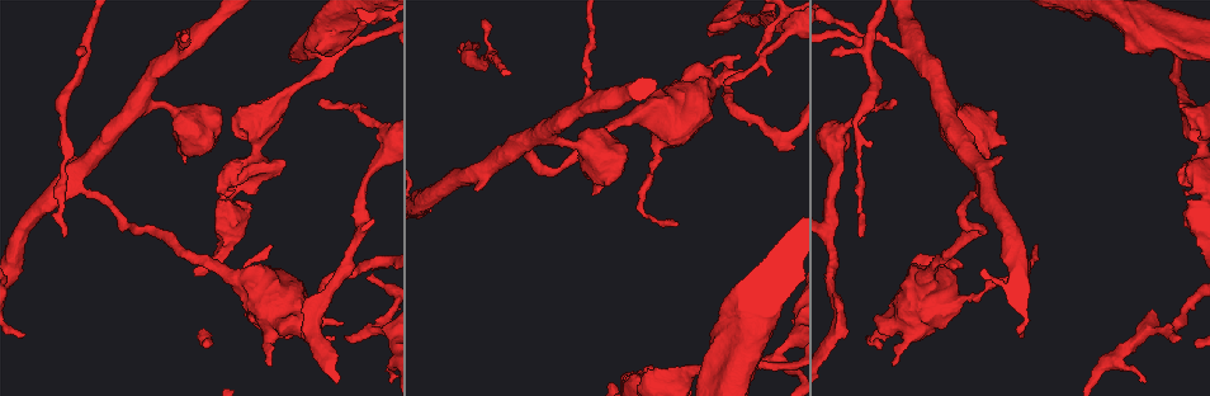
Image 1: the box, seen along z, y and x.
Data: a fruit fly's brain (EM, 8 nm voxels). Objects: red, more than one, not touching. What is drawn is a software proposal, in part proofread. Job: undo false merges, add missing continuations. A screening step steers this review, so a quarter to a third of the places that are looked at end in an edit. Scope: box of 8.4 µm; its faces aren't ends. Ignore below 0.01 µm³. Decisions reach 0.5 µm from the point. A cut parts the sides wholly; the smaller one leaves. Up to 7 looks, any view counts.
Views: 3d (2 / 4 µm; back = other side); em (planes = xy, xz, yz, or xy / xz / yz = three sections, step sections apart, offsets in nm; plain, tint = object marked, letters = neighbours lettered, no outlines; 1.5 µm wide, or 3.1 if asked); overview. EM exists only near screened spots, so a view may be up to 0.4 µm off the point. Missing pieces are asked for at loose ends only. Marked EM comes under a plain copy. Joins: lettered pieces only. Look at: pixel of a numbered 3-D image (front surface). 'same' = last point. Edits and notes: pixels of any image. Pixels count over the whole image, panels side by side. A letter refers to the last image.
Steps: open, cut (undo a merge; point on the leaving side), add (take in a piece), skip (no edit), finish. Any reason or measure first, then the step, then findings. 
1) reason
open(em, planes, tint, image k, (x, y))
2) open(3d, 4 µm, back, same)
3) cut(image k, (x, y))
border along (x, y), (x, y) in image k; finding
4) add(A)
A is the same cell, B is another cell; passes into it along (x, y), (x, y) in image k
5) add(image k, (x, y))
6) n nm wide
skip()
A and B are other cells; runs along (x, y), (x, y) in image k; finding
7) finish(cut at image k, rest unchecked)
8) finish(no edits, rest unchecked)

free end
open(3d, 2 µm, image 1, (1181, 338))

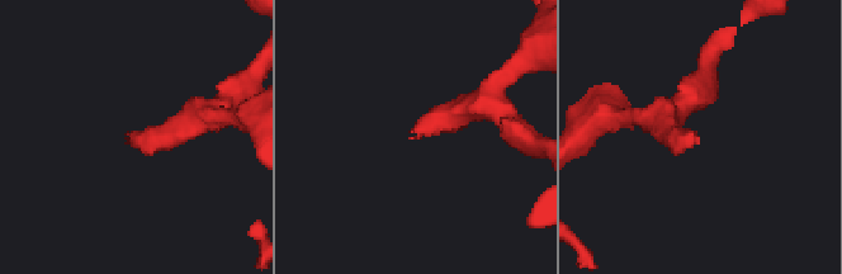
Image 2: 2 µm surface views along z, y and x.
need the tissue
open(em, xy, step 8, letters, image 2, (695, 142))

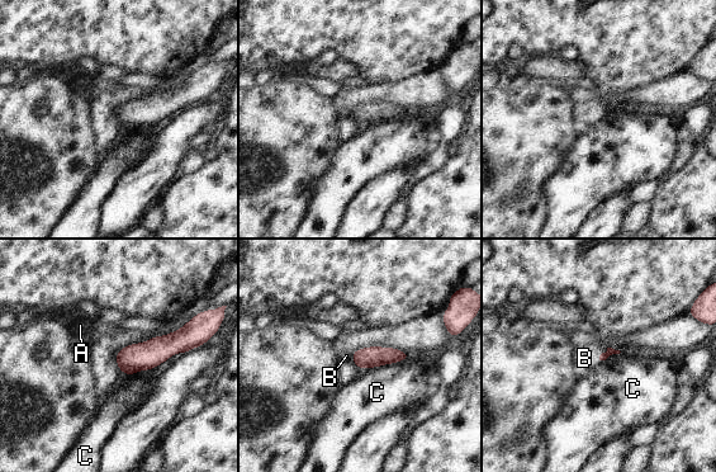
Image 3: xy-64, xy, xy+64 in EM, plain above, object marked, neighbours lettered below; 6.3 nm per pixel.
add(B)
B is the same cell, A and C are other cells; passes into it along (601, 357), (598, 353), (584, 358) in image 3; it goes on there

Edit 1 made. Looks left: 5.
see it whole again
open(overview)

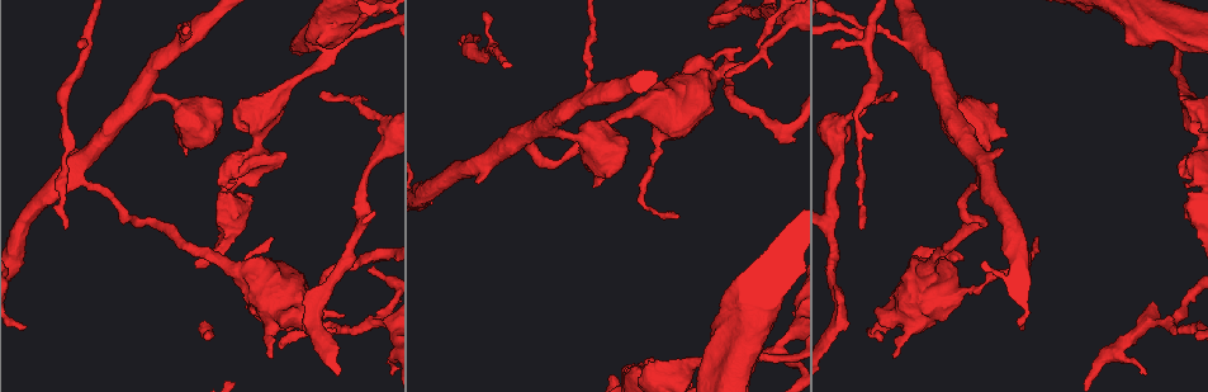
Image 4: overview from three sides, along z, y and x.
open(3d, 4 µm, image 4, (301, 317))

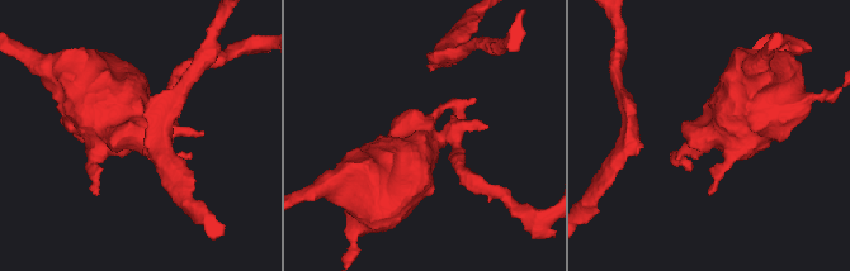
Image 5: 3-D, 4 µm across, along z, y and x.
open(em, xz, step 4, letters, image 5, (432, 140))

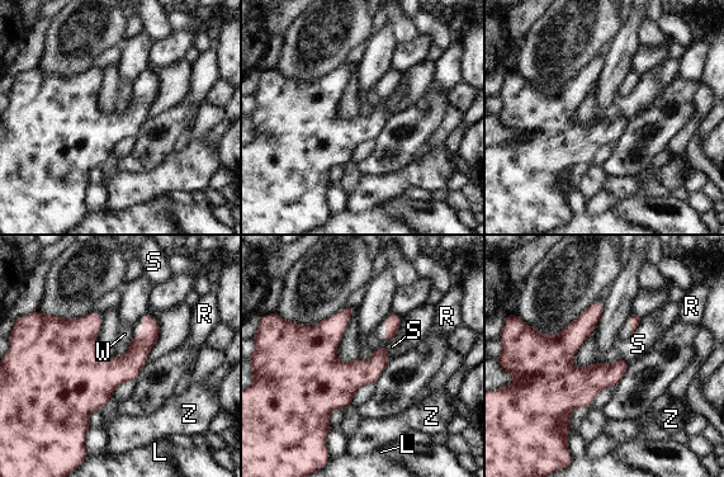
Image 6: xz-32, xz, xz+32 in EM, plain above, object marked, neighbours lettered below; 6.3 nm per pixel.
skip()
L, R, S, W and Z are other cells; border along (133, 336), (128, 345) in image 6; one cell here

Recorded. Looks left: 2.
branch stops here
open(em, xz, step 8, tint, image 4, (758, 45))

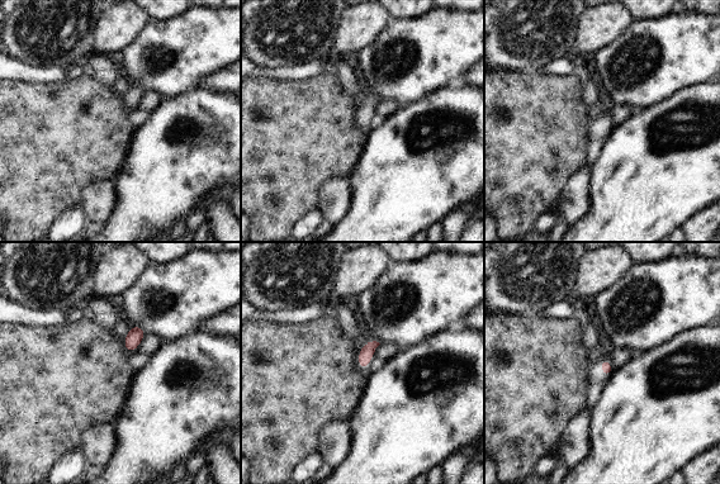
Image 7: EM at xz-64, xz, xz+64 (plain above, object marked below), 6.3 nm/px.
cut it another way
open(em, planes, letters, same)

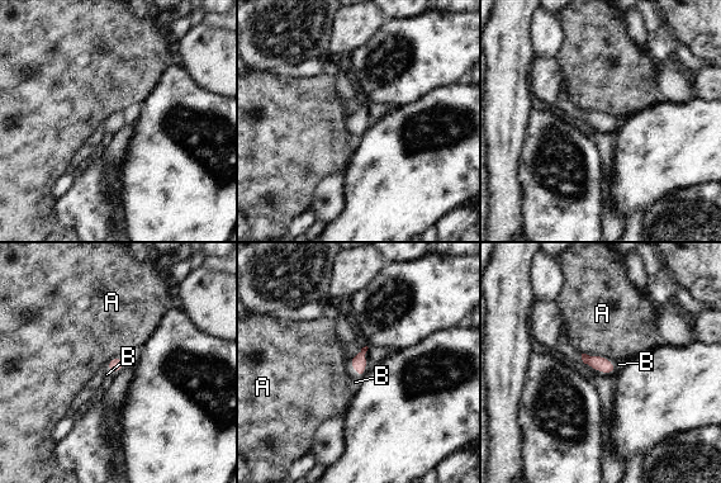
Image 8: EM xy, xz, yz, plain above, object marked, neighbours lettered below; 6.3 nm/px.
80 nm wide
add(B)
B is the same cell, A is another cell; passes into it along (598, 363), (598, 370), (618, 364) in image 8; it goes on there

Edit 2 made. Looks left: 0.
finish(add at image 3, add at image 8, rest unchecked)

